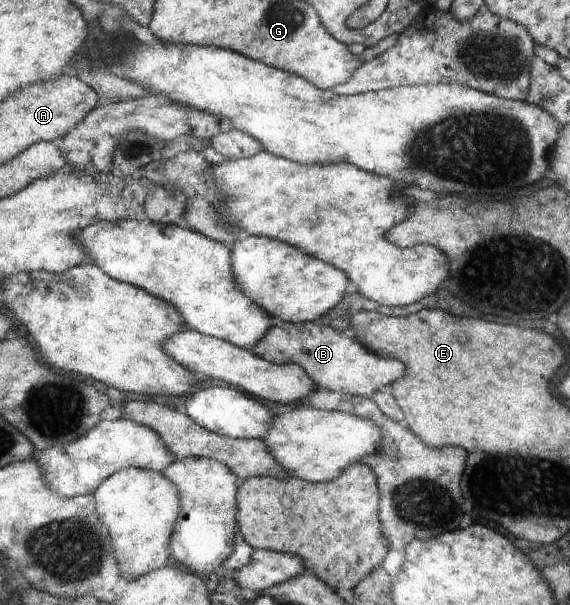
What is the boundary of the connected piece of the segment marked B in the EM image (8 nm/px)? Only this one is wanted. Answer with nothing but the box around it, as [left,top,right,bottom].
[251,322,407,398]

